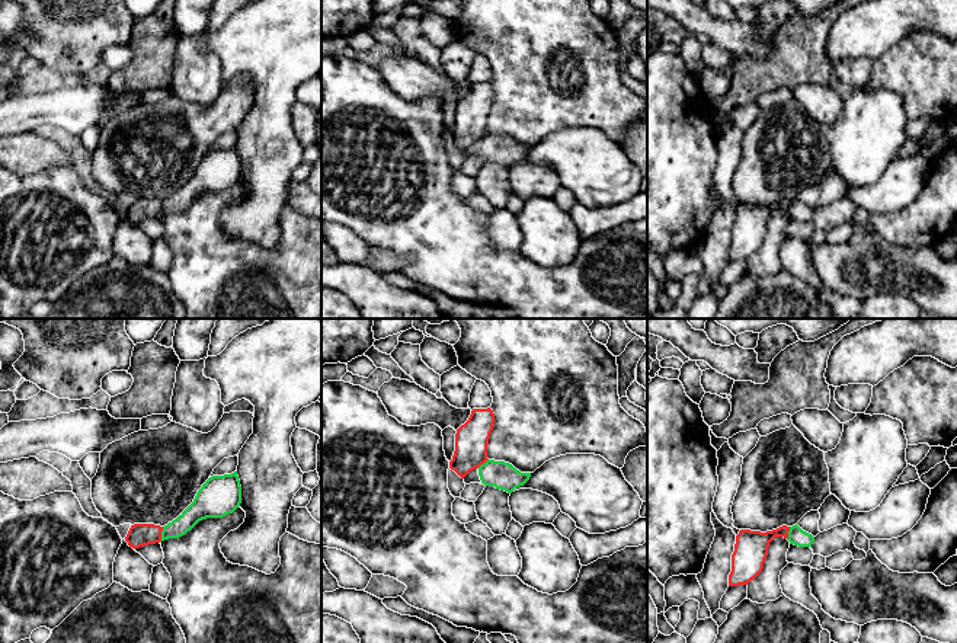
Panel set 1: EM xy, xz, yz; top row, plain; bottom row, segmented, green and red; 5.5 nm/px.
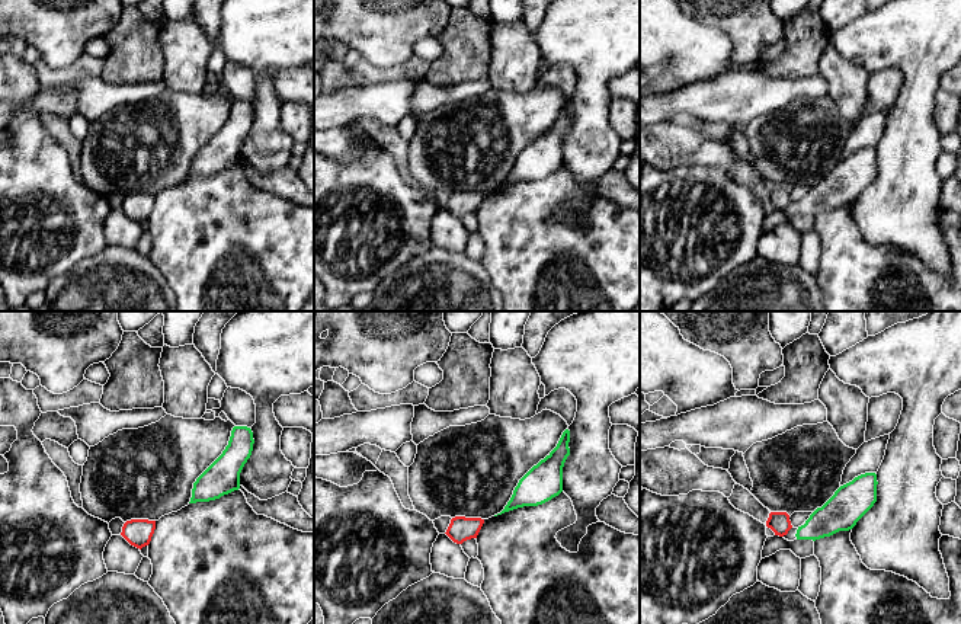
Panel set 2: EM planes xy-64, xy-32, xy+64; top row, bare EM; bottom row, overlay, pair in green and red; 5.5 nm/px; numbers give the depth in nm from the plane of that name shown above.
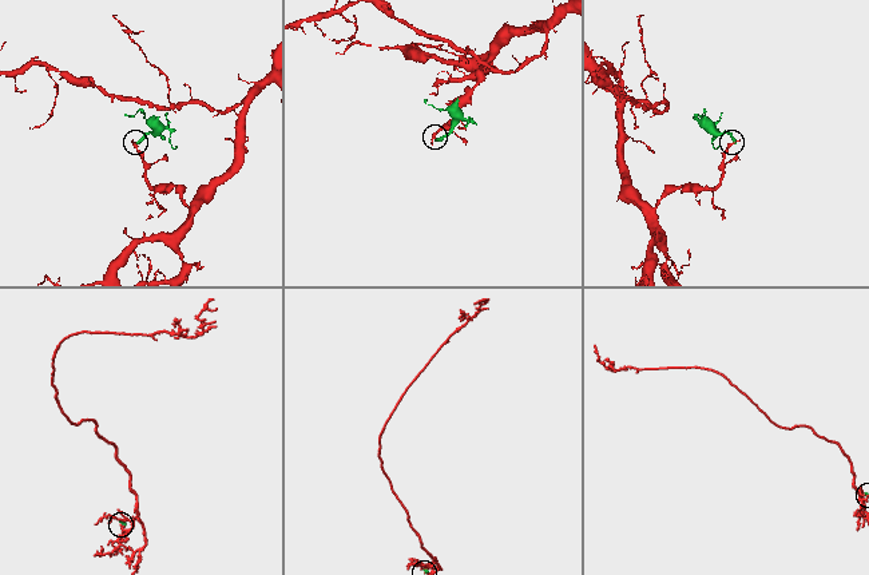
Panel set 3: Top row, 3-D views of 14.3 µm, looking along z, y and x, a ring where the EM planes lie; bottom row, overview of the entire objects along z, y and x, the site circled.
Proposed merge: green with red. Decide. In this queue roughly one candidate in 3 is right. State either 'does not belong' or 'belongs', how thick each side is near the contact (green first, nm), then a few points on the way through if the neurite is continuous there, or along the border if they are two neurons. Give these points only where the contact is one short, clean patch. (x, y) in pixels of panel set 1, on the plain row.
does not belong; calibres 120 and 130 nm; border xy (163, 201), (159, 216)

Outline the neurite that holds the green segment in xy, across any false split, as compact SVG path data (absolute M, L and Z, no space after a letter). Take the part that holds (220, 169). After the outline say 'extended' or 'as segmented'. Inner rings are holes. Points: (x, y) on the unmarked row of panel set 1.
M237 145L209 151L198 164L193 176L172 196L163 201L161 215L179 212L199 195L223 192L241 177L241 160Z; as segmented

